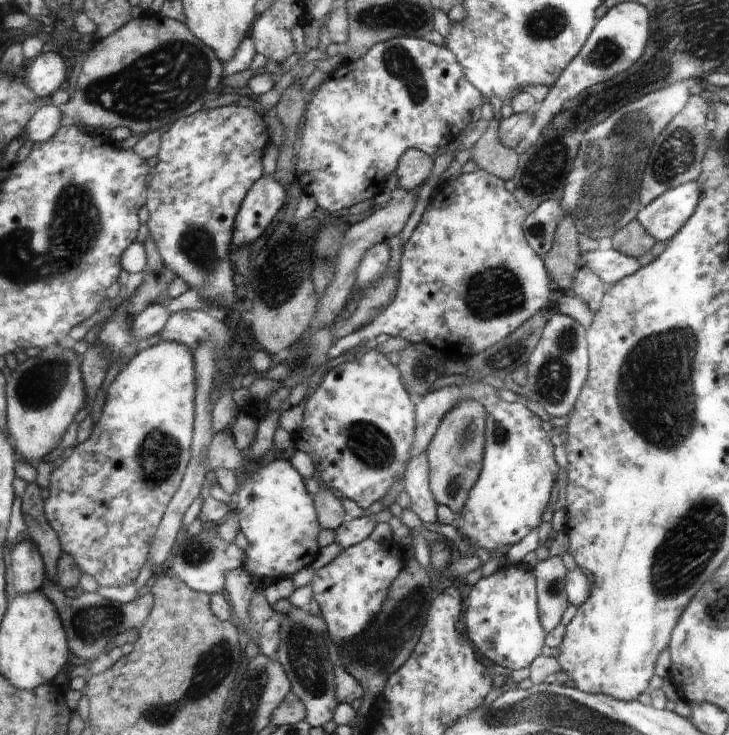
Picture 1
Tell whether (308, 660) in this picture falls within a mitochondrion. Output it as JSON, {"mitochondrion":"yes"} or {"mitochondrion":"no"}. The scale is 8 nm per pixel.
{"mitochondrion":"yes"}

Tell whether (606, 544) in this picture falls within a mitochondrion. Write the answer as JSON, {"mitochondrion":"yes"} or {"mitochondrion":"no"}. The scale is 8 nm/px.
{"mitochondrion":"no"}

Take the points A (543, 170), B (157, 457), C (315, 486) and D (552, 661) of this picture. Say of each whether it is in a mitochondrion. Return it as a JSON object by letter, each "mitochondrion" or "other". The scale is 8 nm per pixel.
{"A":"mitochondrion","B":"mitochondrion","C":"other","D":"other"}

